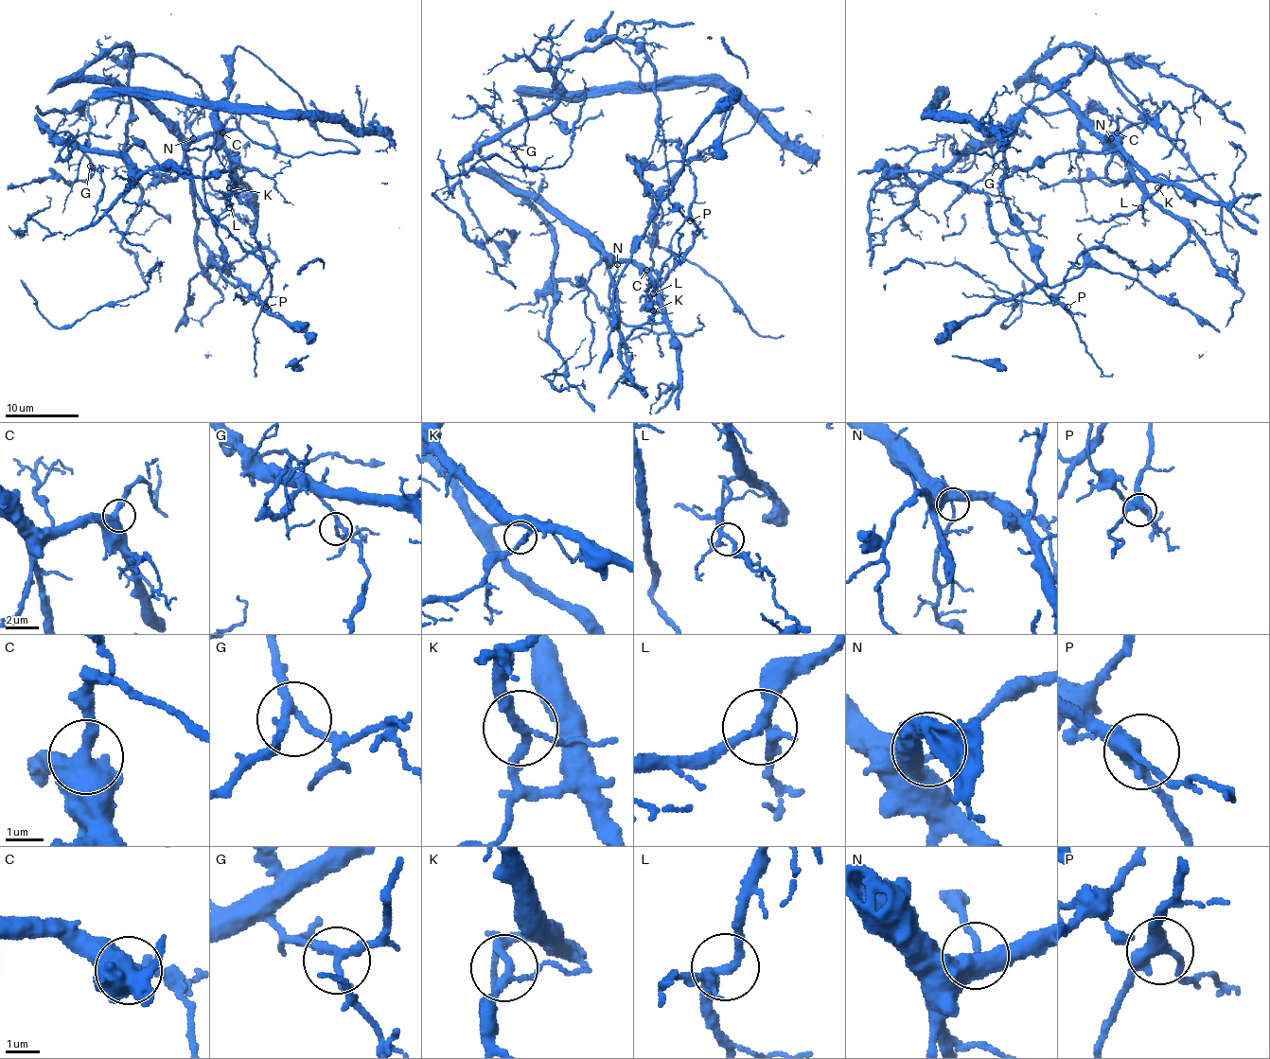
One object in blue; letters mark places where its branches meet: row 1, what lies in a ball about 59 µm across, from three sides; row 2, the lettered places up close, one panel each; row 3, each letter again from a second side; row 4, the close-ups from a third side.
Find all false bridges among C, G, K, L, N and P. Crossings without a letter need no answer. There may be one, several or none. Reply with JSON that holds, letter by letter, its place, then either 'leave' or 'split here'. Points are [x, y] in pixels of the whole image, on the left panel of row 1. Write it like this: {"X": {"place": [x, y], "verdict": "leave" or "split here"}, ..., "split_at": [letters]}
{"C": {"place": [222, 132], "verdict": "leave"}, "G": {"place": [90, 166], "verdict": "leave"}, "K": {"place": [229, 187], "verdict": "leave"}, "L": {"place": [229, 207], "verdict": "leave"}, "N": {"place": [193, 138], "verdict": "leave"}, "P": {"place": [266, 307], "verdict": "leave"}, "split_at": []}

